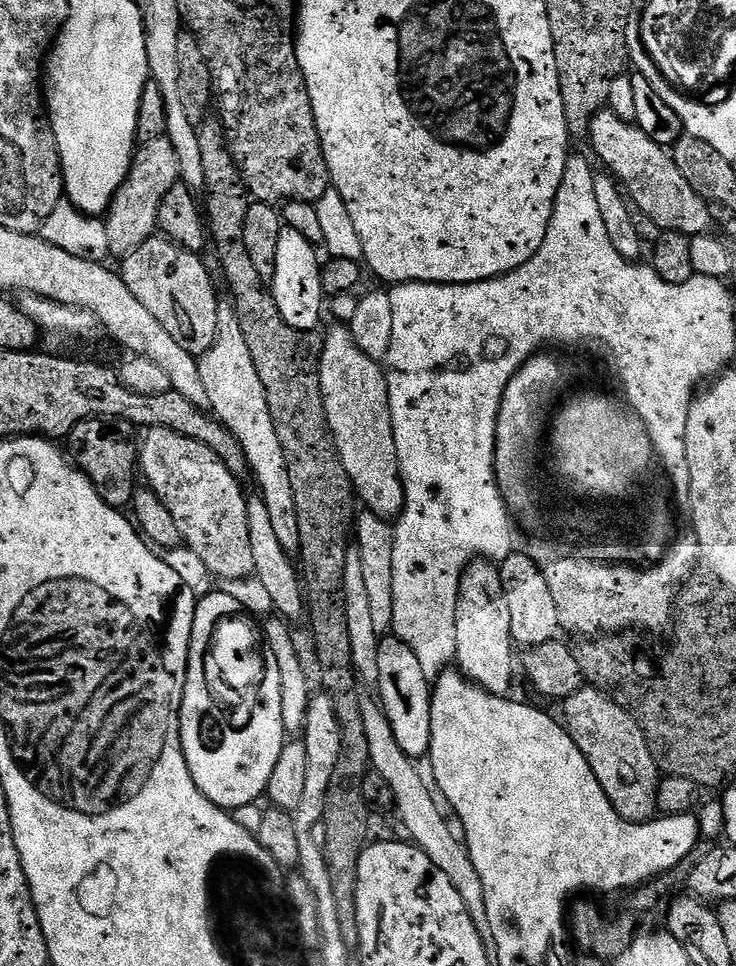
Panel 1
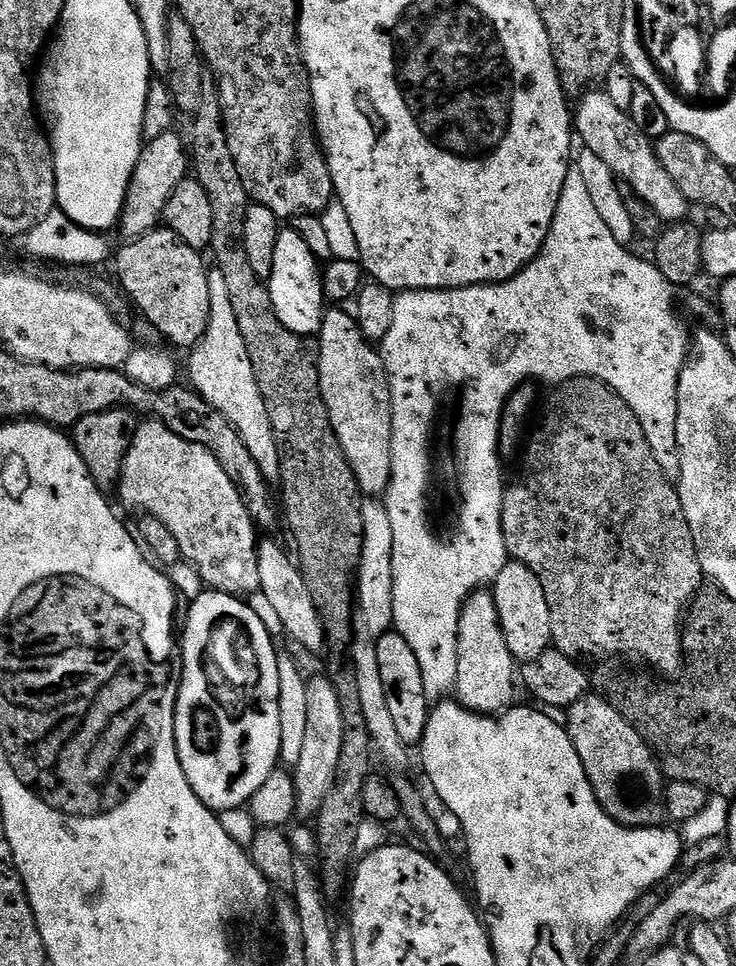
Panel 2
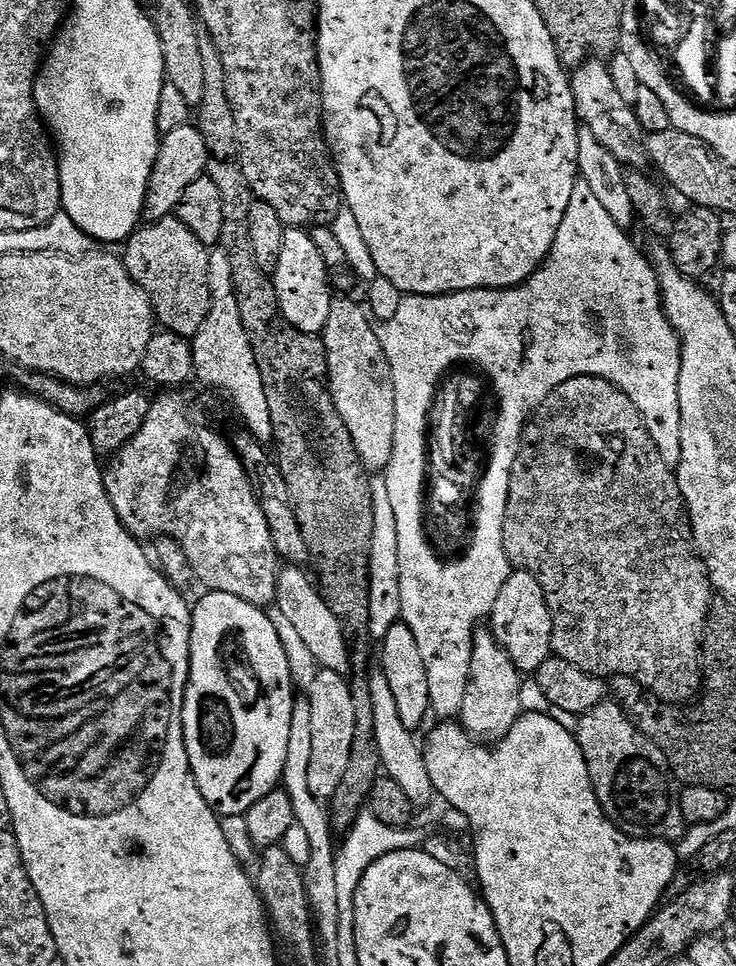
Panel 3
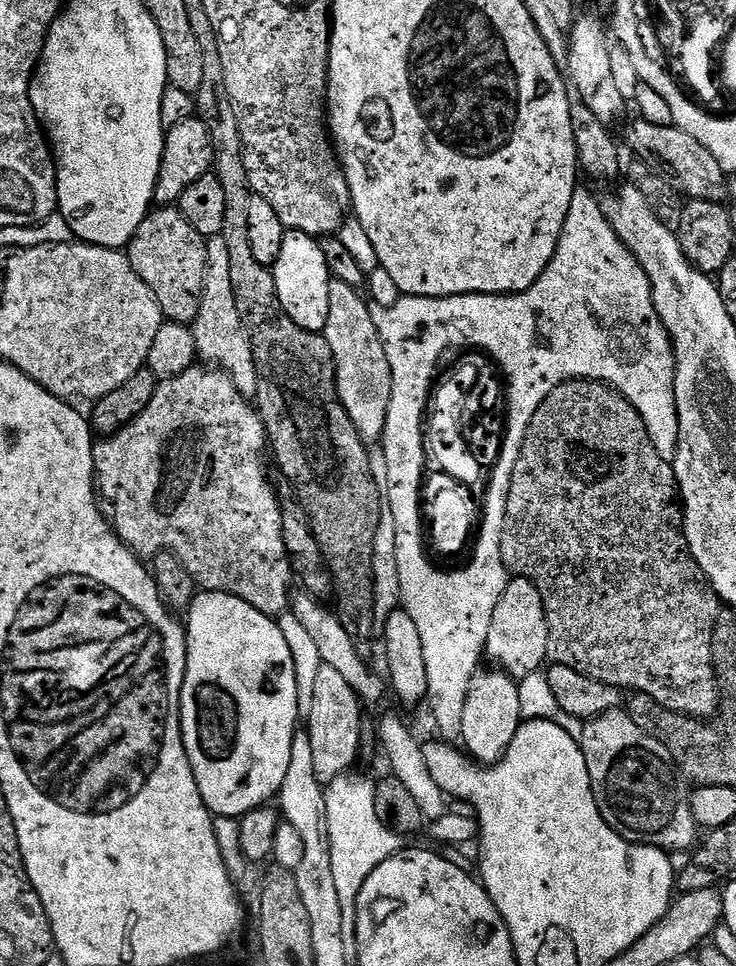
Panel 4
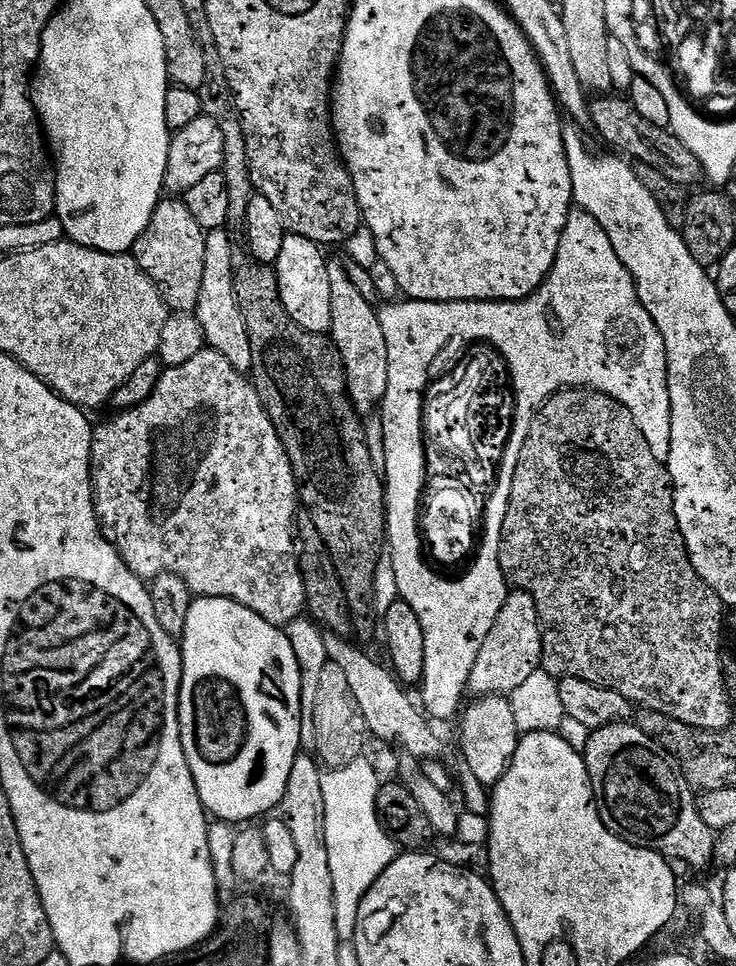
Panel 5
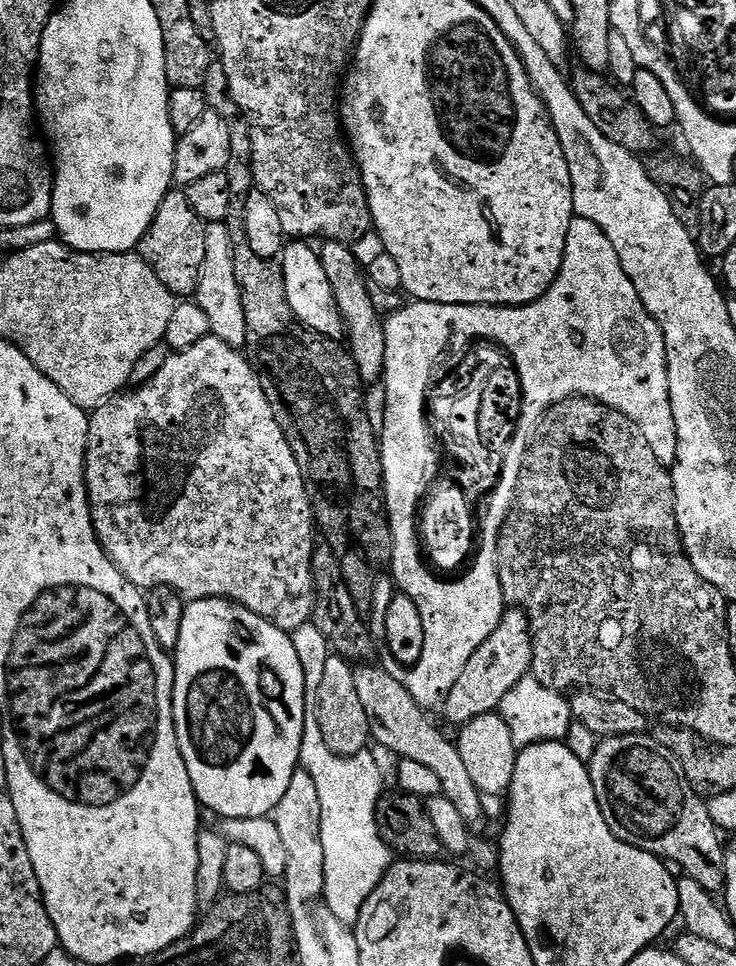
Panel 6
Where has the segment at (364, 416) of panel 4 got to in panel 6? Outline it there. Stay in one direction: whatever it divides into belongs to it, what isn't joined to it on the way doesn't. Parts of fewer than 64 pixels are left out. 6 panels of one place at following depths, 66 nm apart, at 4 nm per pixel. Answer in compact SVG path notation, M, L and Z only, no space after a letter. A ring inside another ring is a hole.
M328 242L319 249L322 267L326 270L326 277L330 280L330 286L333 287L333 294L338 304L338 310L344 319L346 329L346 347L352 353L354 358L354 366L358 368L358 374L361 381L365 385L373 385L377 383L384 375L384 359L386 358L386 334L384 333L384 320L378 314L378 310L374 310L374 302L370 302L370 294L368 293L368 280L366 272L359 262L356 261L353 249L347 244L337 244Z

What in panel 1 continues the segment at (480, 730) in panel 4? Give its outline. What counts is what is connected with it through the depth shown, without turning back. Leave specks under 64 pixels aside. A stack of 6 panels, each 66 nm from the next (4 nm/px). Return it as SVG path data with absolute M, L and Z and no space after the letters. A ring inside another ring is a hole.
M477 558L460 579L460 601L456 611L456 659L459 671L467 679L492 692L507 697L512 688L512 631L510 606L502 590L500 569L495 563Z

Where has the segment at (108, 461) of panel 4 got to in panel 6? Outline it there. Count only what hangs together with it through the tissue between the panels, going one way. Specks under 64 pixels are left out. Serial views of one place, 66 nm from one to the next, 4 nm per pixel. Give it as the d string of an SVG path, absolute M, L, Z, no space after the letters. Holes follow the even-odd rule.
M217 336L202 338L194 346L181 352L172 352L166 358L166 366L150 378L150 382L125 390L113 396L101 408L91 413L88 422L88 449L84 455L84 481L88 487L88 505L92 511L92 525L104 552L114 562L114 566L134 587L141 590L153 588L173 588L185 601L193 600L230 600L240 604L246 610L268 620L278 630L291 634L298 626L312 619L316 587L312 573L312 556L318 547L318 529L316 518L312 514L312 503L306 494L306 482L282 434L282 426L270 410L266 390L252 369L252 362L243 351L231 348Z

